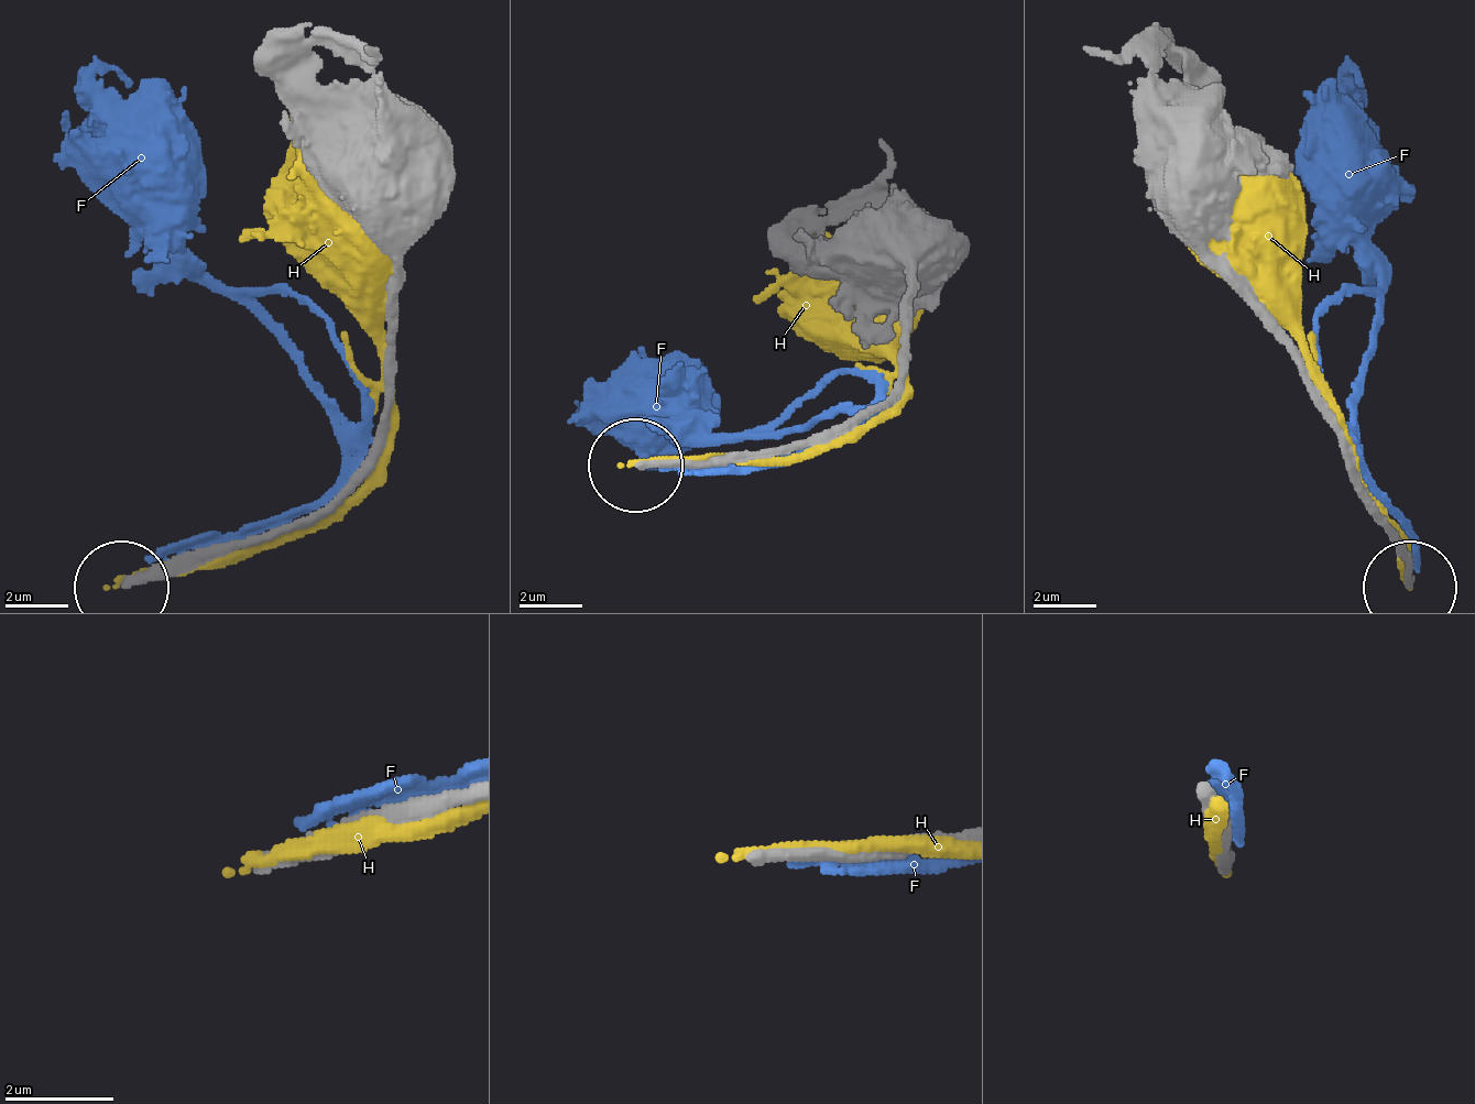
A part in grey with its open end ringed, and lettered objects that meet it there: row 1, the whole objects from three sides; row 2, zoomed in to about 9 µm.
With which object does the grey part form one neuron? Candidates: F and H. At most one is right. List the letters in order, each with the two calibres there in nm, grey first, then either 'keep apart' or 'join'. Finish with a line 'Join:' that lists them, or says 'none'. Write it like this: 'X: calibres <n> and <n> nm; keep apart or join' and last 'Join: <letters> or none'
F: calibres 300 and 440 nm; keep apart
H: calibres 280 and 300 nm; keep apart
Join: none

